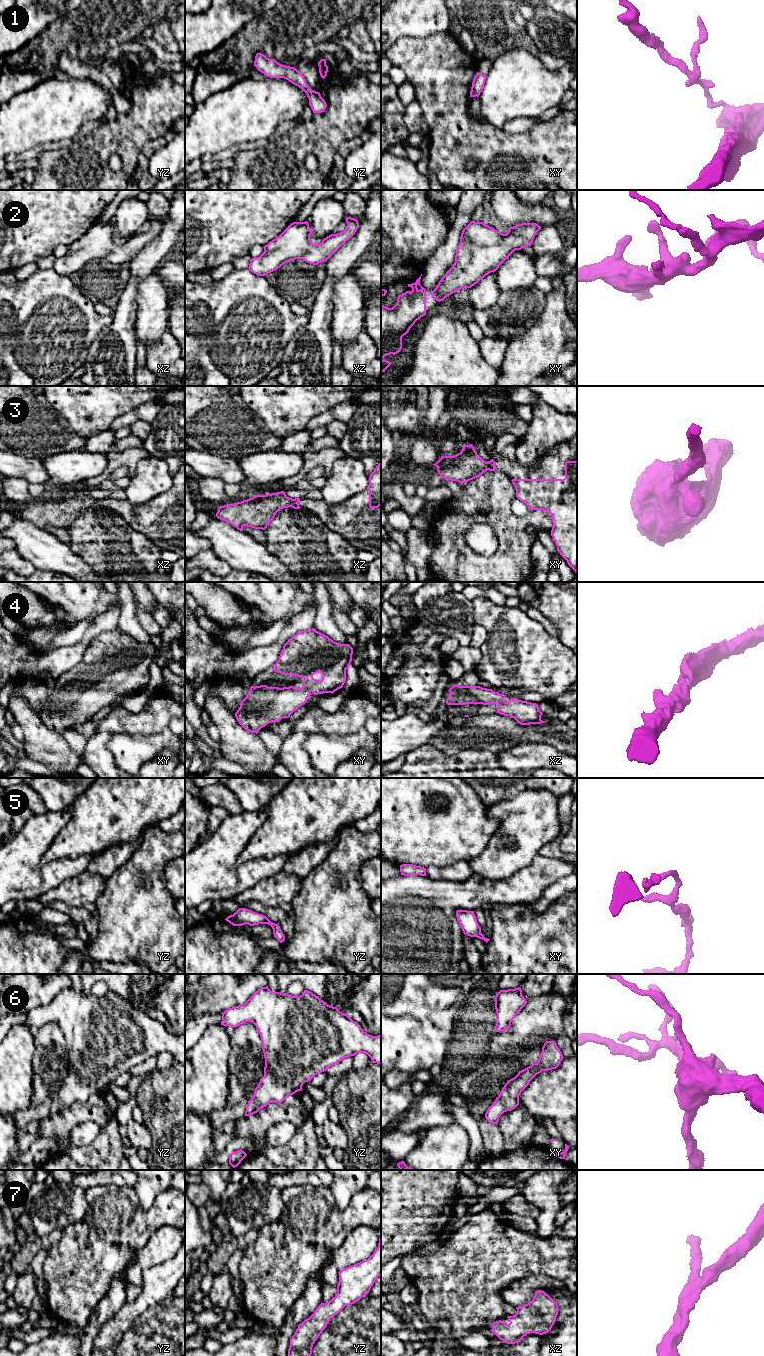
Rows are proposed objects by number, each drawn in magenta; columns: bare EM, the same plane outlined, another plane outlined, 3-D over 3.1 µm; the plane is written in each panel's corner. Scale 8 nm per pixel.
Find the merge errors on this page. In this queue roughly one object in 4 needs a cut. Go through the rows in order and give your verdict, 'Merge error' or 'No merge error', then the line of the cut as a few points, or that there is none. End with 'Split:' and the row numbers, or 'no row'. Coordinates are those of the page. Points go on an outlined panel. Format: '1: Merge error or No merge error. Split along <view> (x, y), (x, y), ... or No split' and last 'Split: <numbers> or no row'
1: No merge error. No split
2: No merge error. No split
3: No merge error. No split
4: No merge error. No split
5: No merge error. No split
6: No merge error. No split
7: No merge error. No split
Split: no row

